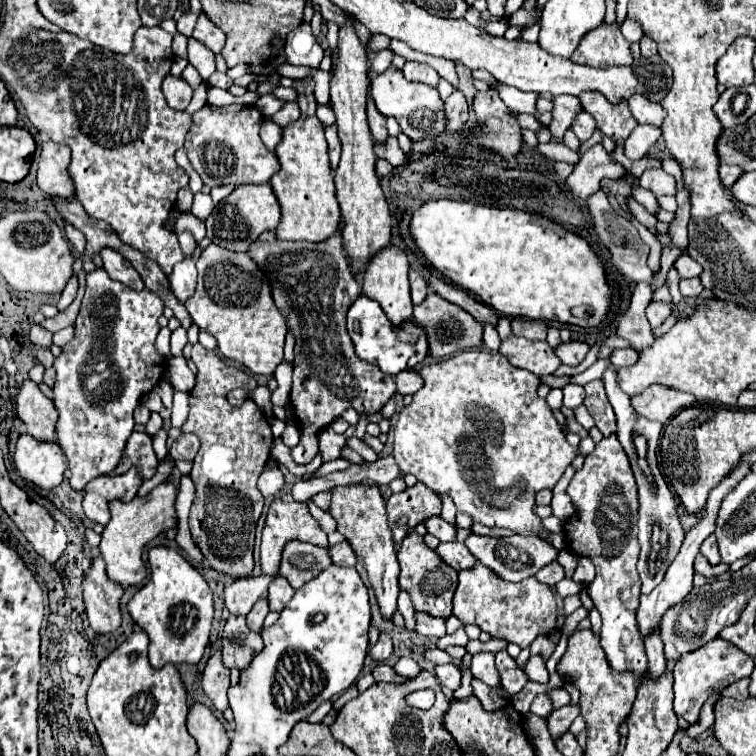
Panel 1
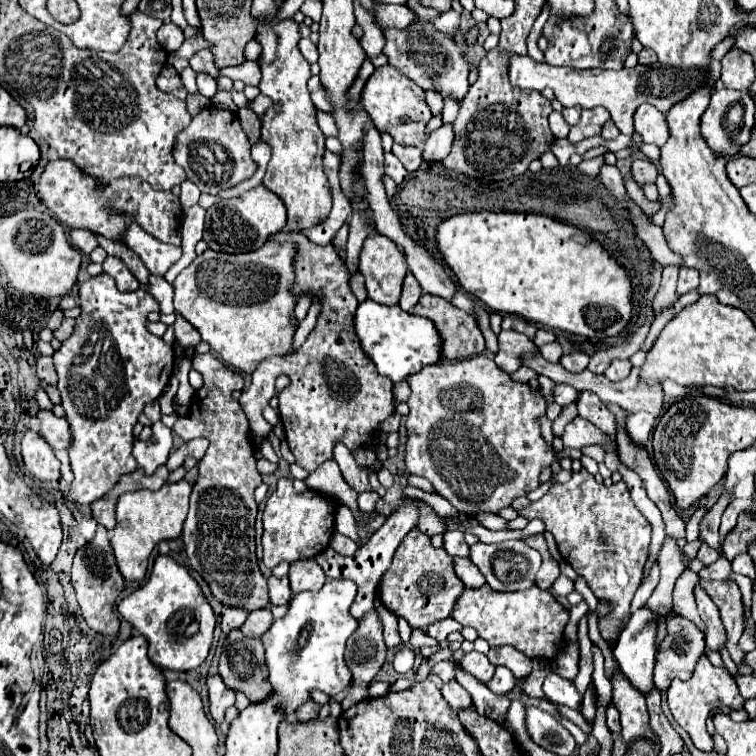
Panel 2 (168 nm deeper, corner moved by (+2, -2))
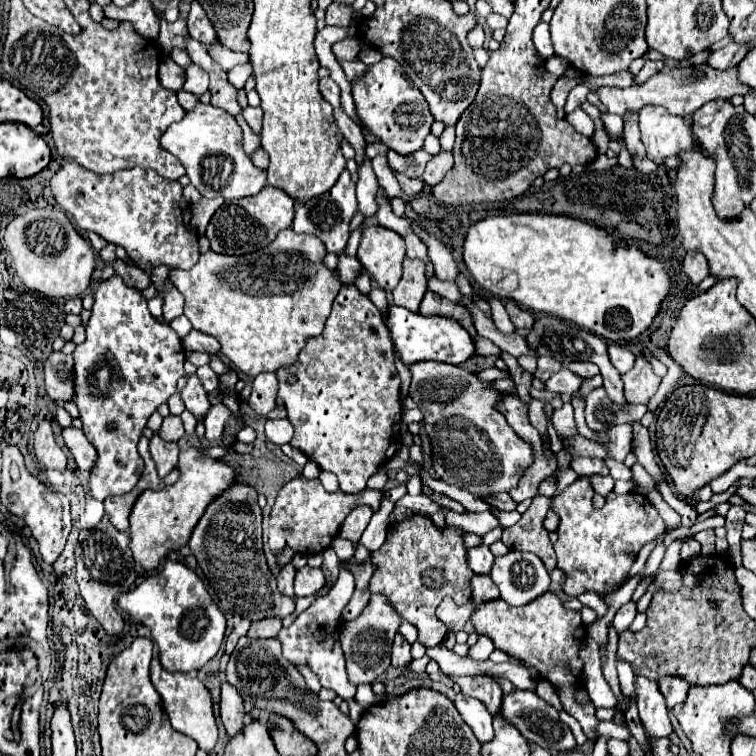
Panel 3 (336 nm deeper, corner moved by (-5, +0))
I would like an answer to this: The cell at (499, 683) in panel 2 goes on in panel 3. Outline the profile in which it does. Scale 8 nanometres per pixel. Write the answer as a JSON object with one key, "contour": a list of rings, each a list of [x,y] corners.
{"contour":[[[449,676],[453,683],[460,686],[461,692],[467,697],[479,699],[487,711],[495,717],[495,713],[501,707],[501,697],[503,691],[499,685],[489,676]]]}

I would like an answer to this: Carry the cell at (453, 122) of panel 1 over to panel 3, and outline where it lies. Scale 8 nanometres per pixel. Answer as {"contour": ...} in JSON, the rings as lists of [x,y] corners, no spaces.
{"contour":[[[441,151],[439,155],[435,155],[427,167],[425,167],[425,173],[423,173],[423,183],[429,185],[429,187],[435,187],[443,177],[445,173],[453,167],[453,155],[447,153],[447,151]]]}

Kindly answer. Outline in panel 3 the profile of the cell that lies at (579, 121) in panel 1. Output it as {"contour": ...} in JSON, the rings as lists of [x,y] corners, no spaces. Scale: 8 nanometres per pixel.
{"contour":[[[585,85],[573,87],[571,93],[569,93],[569,97],[567,97],[567,103],[565,103],[565,113],[571,113],[573,109],[577,109],[587,99],[587,93],[589,93],[589,89]]]}

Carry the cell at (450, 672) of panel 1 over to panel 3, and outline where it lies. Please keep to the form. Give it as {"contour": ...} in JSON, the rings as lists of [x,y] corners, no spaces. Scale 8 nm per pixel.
{"contour":[[[459,693],[457,699],[455,699],[455,707],[461,713],[463,721],[467,725],[471,725],[475,737],[481,743],[487,743],[487,741],[491,741],[495,737],[493,725],[491,725],[493,723],[493,717],[489,715],[489,711],[485,709],[485,705],[481,701],[475,701],[475,699]]]}

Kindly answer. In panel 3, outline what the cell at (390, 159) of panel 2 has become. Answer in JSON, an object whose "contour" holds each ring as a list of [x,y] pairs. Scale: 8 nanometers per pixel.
{"contour":[[[397,173],[395,177],[397,177],[401,189],[405,191],[405,195],[409,195],[409,197],[417,197],[417,195],[423,191],[423,187],[425,187],[421,179],[409,179],[409,177],[401,175],[401,173]]]}

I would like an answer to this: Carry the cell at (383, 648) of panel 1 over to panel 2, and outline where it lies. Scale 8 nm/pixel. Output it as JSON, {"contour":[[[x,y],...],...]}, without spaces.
{"contour":[[[376,611],[364,615],[358,621],[356,633],[346,643],[346,663],[352,671],[352,689],[342,701],[342,709],[346,711],[358,701],[368,699],[368,685],[374,675],[382,669],[386,657],[386,643],[382,637],[382,623]]]}

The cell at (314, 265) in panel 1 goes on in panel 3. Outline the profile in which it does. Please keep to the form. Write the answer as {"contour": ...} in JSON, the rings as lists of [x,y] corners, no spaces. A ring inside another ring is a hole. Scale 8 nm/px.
{"contour":[[[343,285],[333,301],[323,333],[307,341],[295,365],[277,371],[279,397],[285,401],[287,419],[295,429],[291,447],[303,451],[323,471],[335,473],[339,477],[339,487],[345,493],[361,493],[367,479],[377,473],[379,465],[387,463],[401,447],[403,405],[399,399],[399,375],[393,359],[391,335],[381,321],[379,309],[369,301],[369,297],[361,295],[355,285]],[[289,375],[297,377],[293,385],[287,383]]]}

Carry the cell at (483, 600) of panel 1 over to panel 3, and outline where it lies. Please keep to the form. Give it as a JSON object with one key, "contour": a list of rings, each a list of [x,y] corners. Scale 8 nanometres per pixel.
{"contour":[[[549,591],[525,607],[511,607],[503,599],[479,603],[473,613],[473,625],[477,633],[487,635],[497,649],[509,653],[509,657],[517,659],[525,667],[535,667],[537,673],[555,687],[563,709],[579,721],[587,739],[597,741],[599,721],[595,717],[595,705],[591,701],[577,703],[575,699],[575,691],[581,687],[581,673],[583,673],[583,661],[579,657],[579,649],[585,641],[585,625],[581,621],[579,611],[565,609],[559,597]]]}

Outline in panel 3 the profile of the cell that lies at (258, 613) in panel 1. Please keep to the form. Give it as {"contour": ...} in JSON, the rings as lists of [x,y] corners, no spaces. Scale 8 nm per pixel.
{"contour":[[[261,619],[261,621],[253,621],[251,629],[249,629],[249,637],[277,637],[281,629],[281,619]]]}

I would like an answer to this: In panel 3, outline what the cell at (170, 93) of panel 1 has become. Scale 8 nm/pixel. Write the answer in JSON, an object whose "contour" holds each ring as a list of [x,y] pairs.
{"contour":[[[163,57],[159,61],[159,81],[165,89],[179,91],[185,83],[185,69],[179,67],[171,57]]]}

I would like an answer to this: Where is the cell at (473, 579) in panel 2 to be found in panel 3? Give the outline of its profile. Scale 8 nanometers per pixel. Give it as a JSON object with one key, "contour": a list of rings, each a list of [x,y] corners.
{"contour":[[[473,575],[471,587],[475,603],[487,603],[499,599],[499,589],[495,589],[495,583],[491,581],[489,575]]]}

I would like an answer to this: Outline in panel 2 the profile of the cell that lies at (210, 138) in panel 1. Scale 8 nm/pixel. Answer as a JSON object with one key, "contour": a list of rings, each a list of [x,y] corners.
{"contour":[[[218,107],[202,109],[192,119],[192,123],[176,137],[174,159],[186,171],[188,179],[196,183],[202,193],[210,195],[216,195],[220,189],[228,189],[244,179],[250,179],[258,169],[258,163],[250,157],[250,141],[238,121],[238,115],[234,111]]]}

